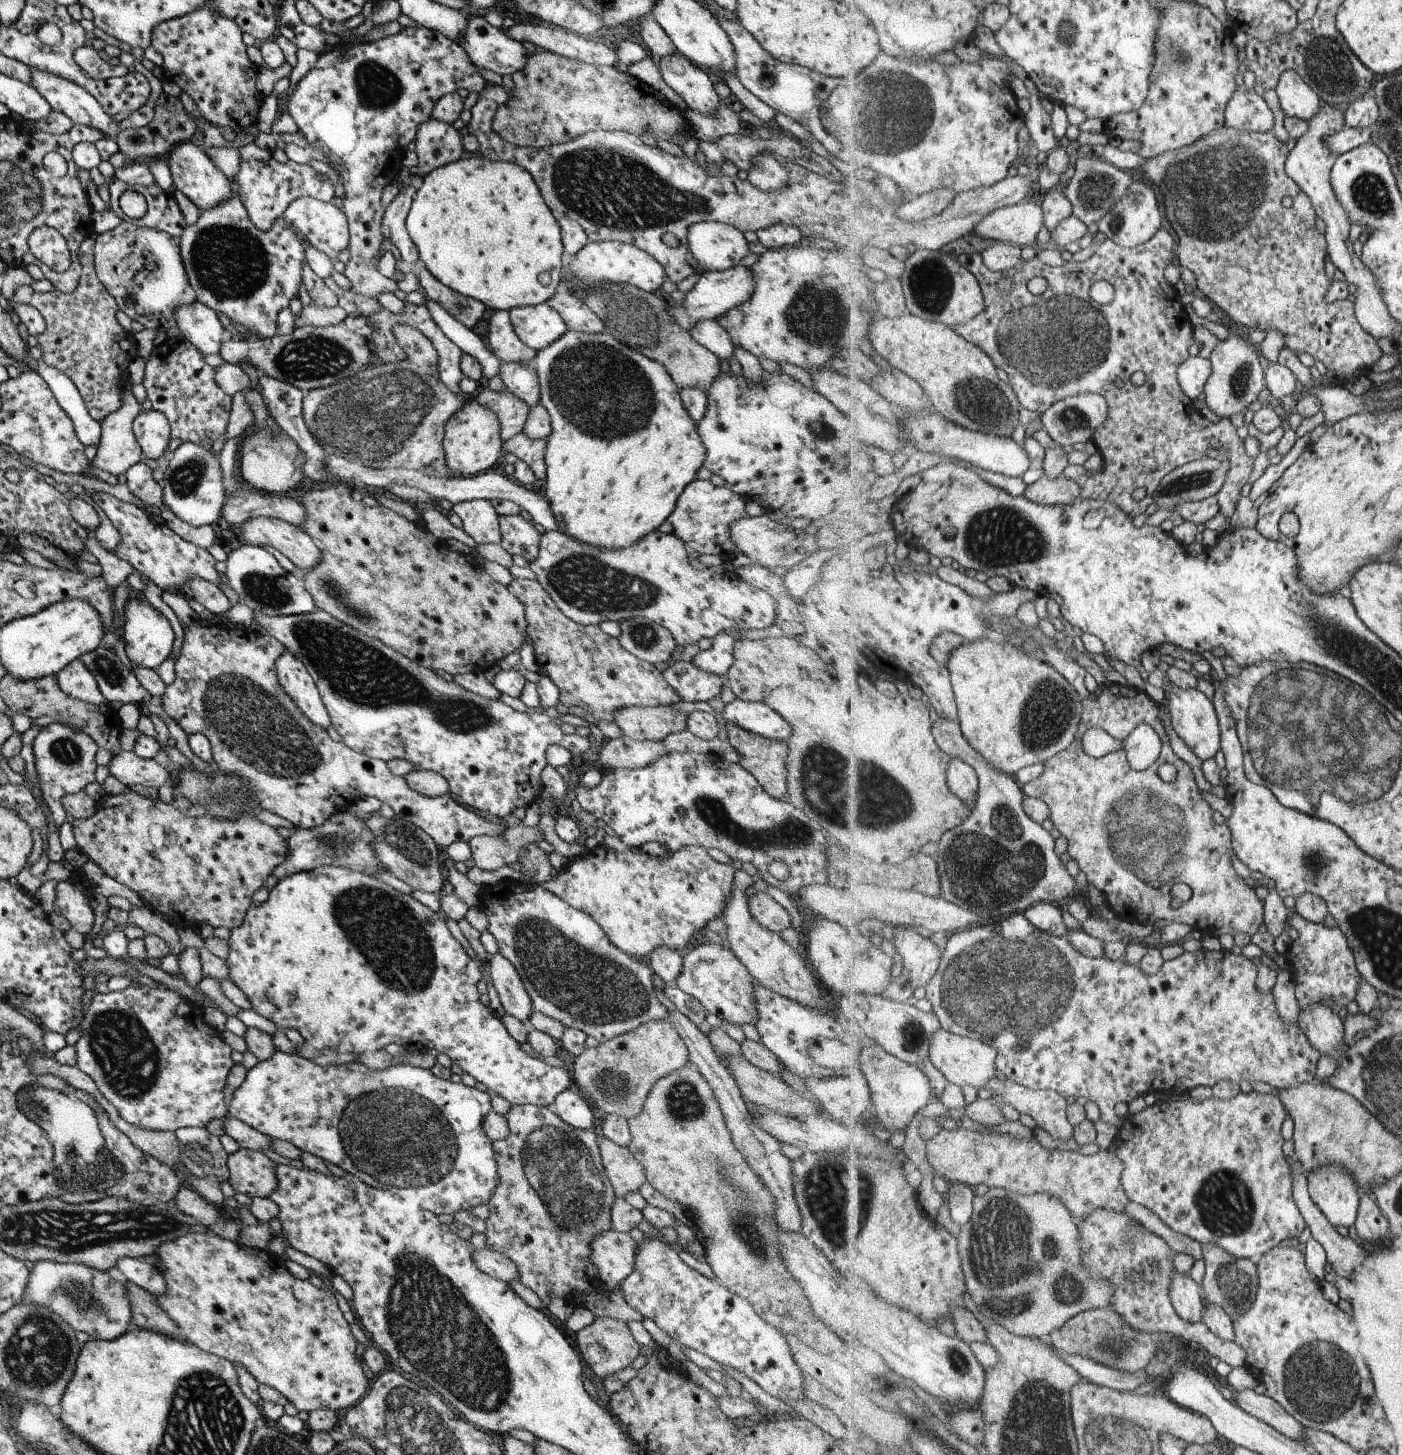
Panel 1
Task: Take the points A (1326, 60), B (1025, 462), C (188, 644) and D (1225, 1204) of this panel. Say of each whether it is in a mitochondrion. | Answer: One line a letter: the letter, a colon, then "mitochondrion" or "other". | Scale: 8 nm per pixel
A: mitochondrion
B: other
C: other
D: mitochondrion

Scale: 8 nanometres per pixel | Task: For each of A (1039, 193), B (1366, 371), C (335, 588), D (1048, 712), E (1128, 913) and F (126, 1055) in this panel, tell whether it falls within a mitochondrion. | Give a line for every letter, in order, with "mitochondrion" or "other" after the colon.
A: other
B: other
C: mitochondrion
D: mitochondrion
E: other
F: mitochondrion

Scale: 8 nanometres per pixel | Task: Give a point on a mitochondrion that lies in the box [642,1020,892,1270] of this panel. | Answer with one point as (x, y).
(825, 1183)

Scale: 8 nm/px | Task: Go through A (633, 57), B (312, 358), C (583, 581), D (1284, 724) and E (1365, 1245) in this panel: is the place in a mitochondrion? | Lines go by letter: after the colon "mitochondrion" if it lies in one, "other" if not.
A: other
B: mitochondrion
C: mitochondrion
D: mitochondrion
E: other

